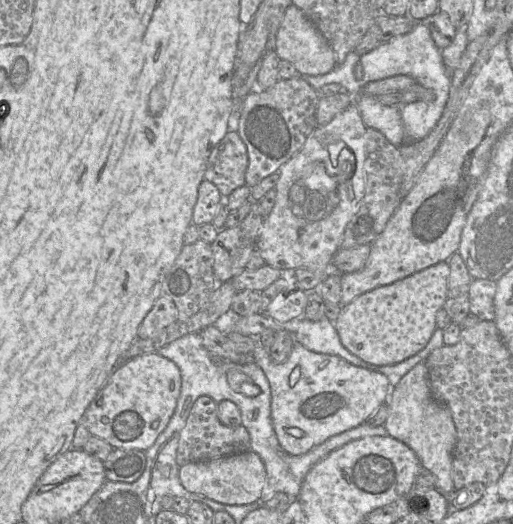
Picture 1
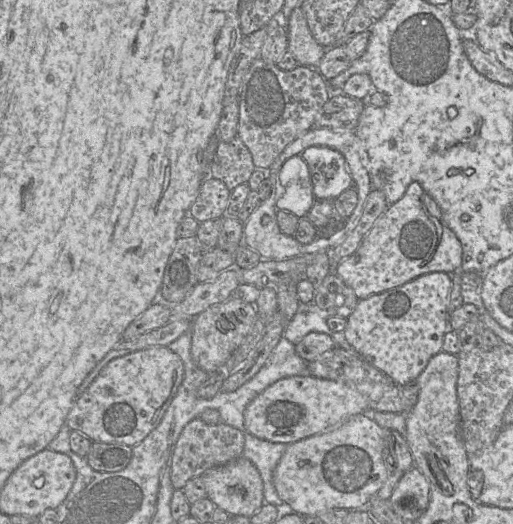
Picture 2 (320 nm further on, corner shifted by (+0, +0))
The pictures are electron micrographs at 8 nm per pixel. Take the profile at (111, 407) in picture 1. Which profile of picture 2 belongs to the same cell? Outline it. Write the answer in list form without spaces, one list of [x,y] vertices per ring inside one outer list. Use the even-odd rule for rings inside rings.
[[[153,346],[117,357],[100,371],[83,393],[77,395],[66,417],[66,425],[71,431],[81,433],[92,442],[134,447],[160,423],[183,376],[184,365],[181,358],[167,346]]]

